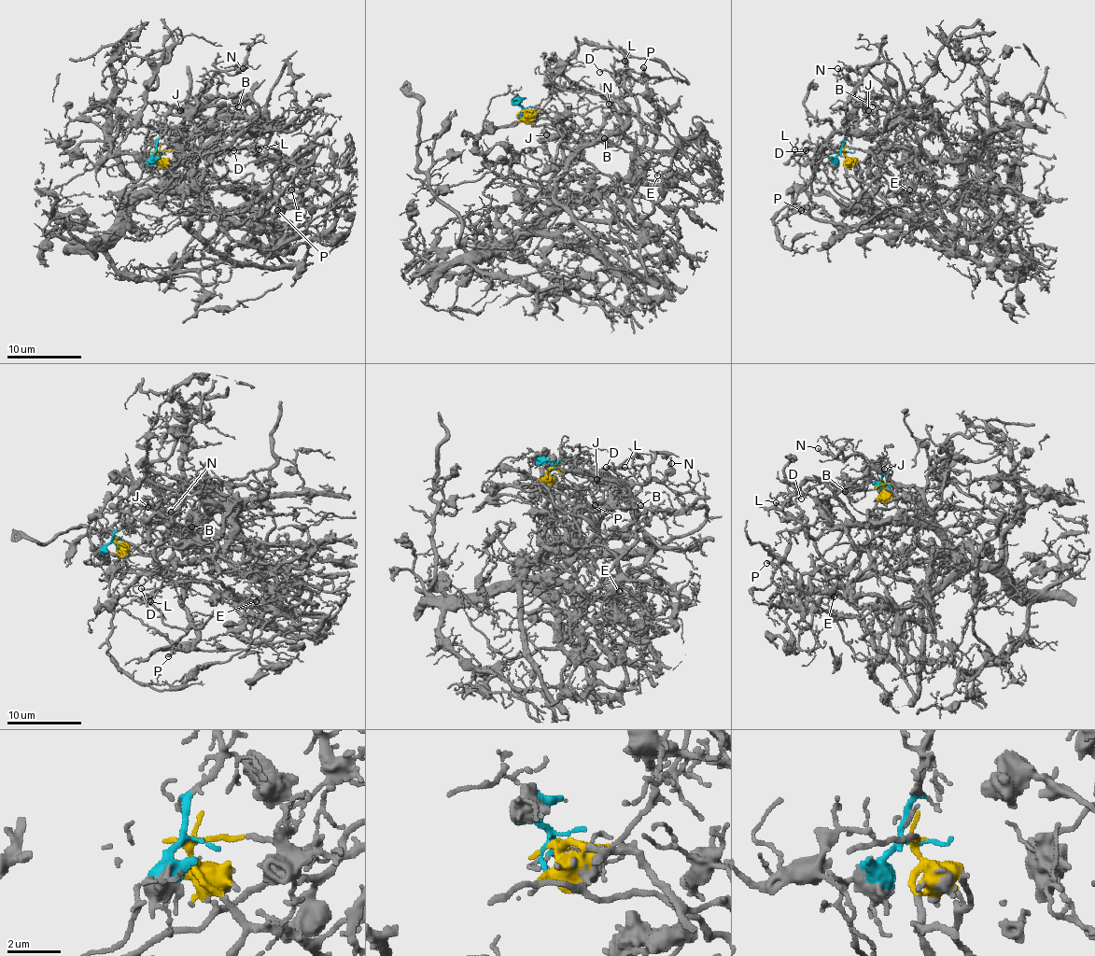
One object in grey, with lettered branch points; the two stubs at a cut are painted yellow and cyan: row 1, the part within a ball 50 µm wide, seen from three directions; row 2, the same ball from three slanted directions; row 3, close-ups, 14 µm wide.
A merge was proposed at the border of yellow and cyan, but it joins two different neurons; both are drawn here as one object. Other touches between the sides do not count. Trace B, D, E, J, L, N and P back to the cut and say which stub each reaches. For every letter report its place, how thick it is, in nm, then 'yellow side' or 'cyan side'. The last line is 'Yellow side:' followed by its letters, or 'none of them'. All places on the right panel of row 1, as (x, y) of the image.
B: at (872, 106); 90 nm thick; cyan side
D: at (806, 150); 110 nm thick; yellow side
E: at (909, 189); 160 nm thick; yellow side
J: at (868, 110); 100 nm thick; cyan side
L: at (794, 149); 120 nm thick; yellow side
N: at (837, 68); 140 nm thick; cyan side
P: at (801, 210); 280 nm thick; yellow side
Yellow side: D, E, L, P

